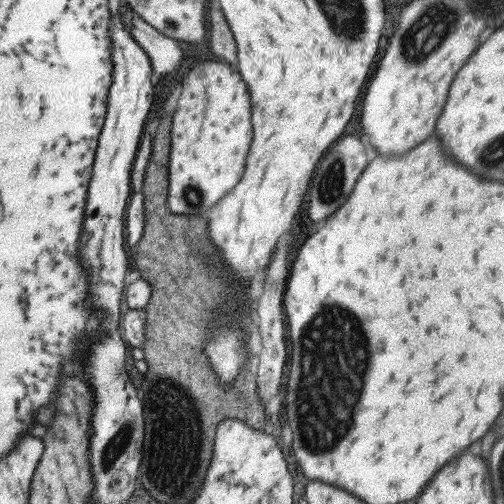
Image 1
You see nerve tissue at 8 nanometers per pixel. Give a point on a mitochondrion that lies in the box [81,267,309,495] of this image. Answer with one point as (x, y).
(119, 443)

